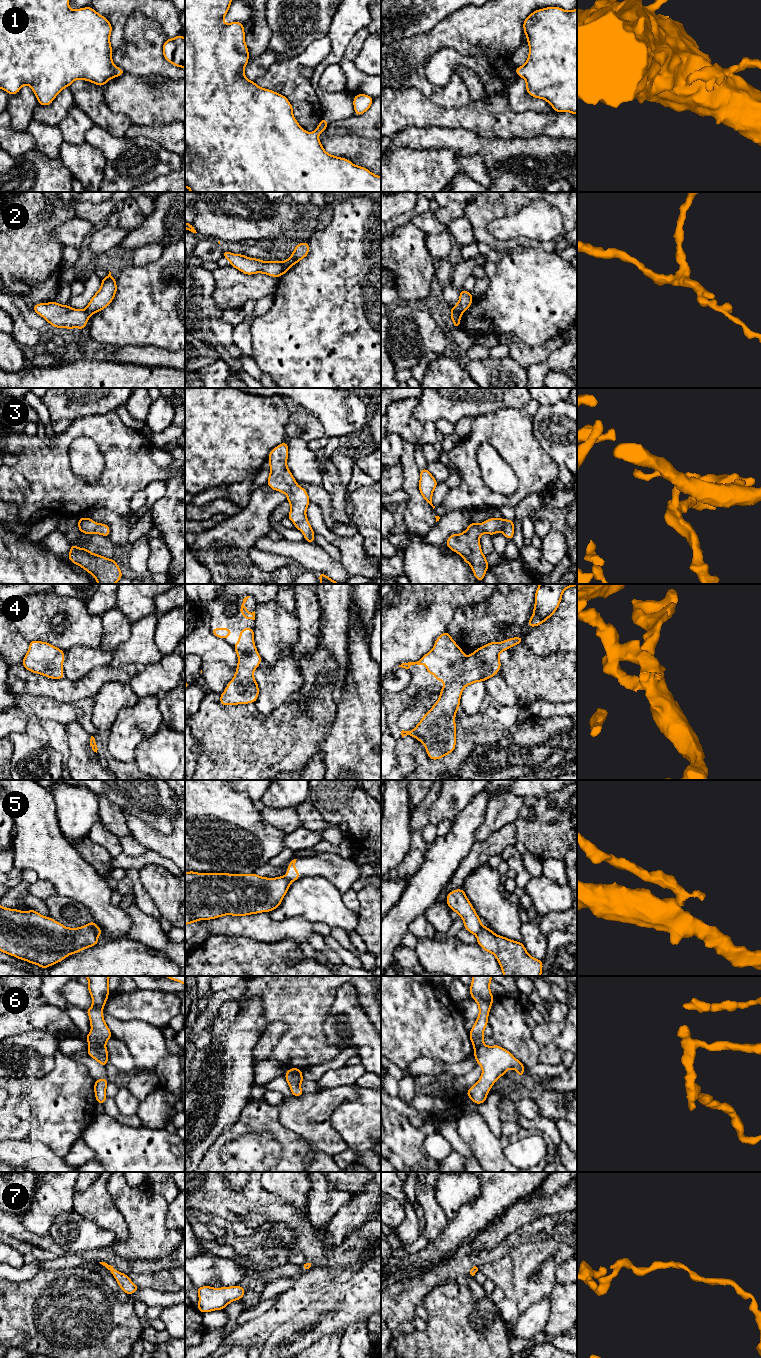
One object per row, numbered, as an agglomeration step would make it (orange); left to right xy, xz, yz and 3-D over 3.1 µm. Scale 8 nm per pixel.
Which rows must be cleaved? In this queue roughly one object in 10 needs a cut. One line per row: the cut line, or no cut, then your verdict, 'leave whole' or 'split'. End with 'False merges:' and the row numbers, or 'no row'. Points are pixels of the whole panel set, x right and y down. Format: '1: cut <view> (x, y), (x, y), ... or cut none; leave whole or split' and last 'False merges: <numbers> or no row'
1: cut none; leave whole
2: cut xz (282, 262), (282, 272), (280, 274); split
3: cut none; leave whole
4: cut none; leave whole
5: cut xy (89, 923), (97, 934); split
6: cut xy (90, 1044), (104, 1046); split
7: cut none; leave whole
False merges: 2, 5, 6

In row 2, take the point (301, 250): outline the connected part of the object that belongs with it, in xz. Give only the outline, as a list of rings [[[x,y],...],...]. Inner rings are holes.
[[[301,242],[298,243],[295,249],[292,252],[290,258],[287,258],[285,261],[282,262],[282,274],[284,275],[293,265],[298,263],[301,259],[305,258],[309,255],[309,243]]]

